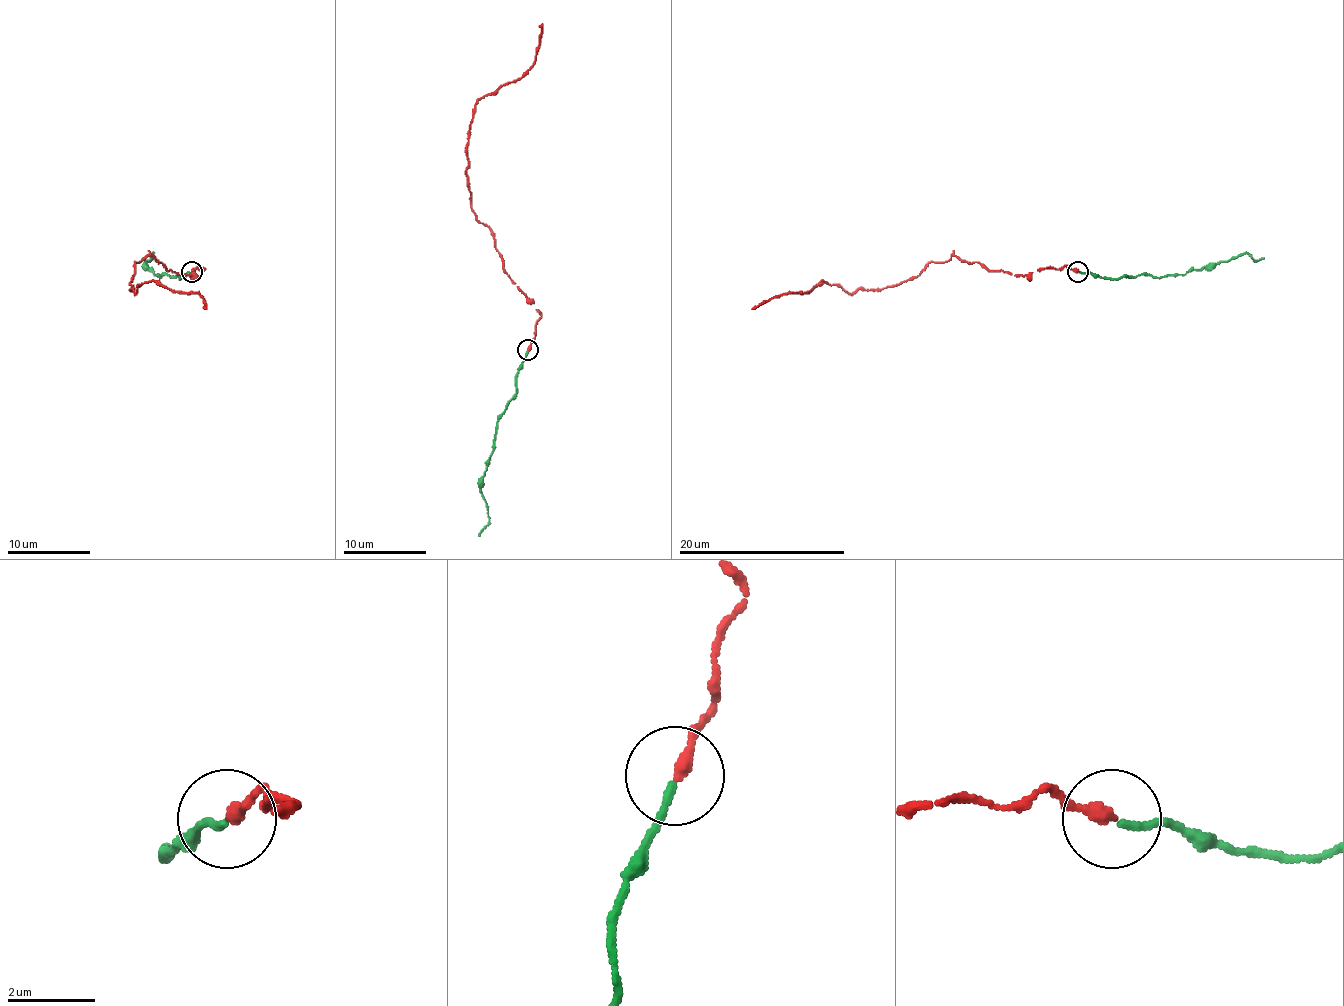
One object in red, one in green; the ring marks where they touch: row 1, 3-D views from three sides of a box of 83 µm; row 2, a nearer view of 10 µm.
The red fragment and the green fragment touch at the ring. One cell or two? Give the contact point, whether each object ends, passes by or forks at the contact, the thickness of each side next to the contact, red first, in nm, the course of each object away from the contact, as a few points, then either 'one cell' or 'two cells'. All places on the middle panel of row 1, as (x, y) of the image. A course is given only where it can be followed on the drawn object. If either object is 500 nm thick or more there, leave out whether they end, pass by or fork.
at (527, 350); red ends there; green ends there; 280 nm thick on the red side, 160 nm on the other; red runs (527, 350), (539, 313), (475, 215), (466, 142), (479, 100), (533, 63), (542, 23); green runs (527, 350), (517, 392), (496, 425), (481, 480), (489, 521), (479, 536); one cell

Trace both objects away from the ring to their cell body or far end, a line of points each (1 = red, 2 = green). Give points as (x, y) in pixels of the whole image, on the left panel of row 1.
1: (191, 271), (203, 269), (178, 275), (145, 256), (135, 262), (130, 289), (160, 281), (197, 291), (206, 308)
2: (191, 273), (181, 279), (160, 277), (145, 264), (153, 254), (149, 260), (143, 258)

